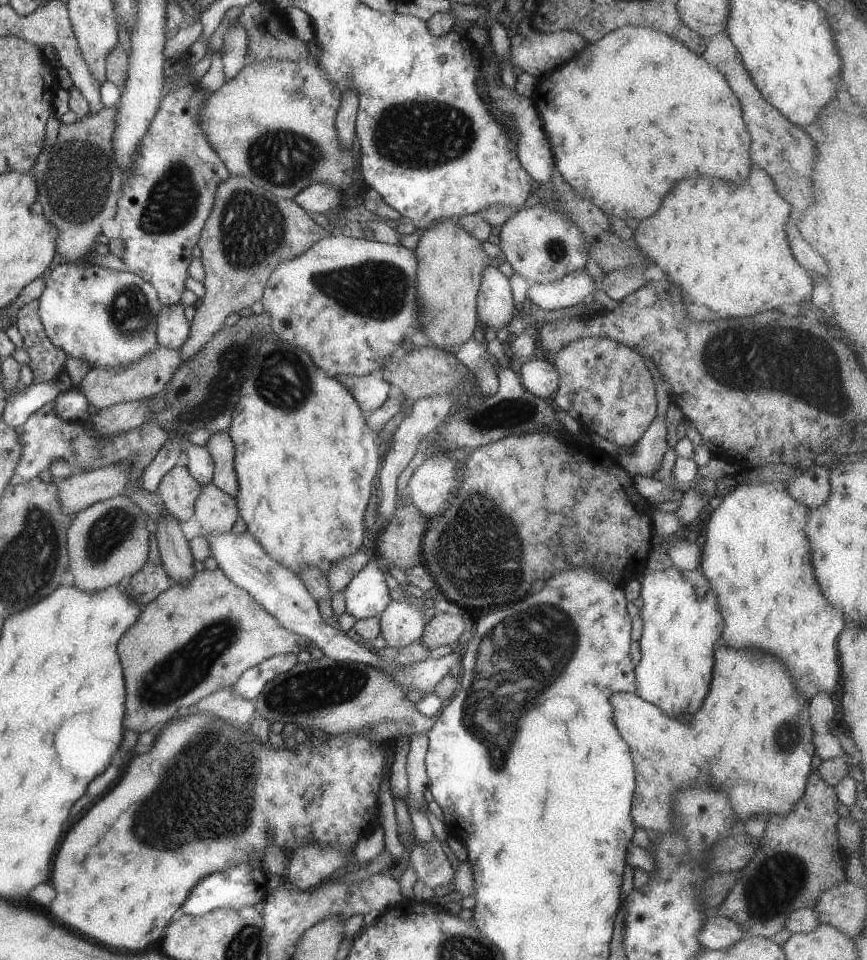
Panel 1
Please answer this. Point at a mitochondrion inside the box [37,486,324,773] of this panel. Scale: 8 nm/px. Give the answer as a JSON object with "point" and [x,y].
{"point":[183,670]}

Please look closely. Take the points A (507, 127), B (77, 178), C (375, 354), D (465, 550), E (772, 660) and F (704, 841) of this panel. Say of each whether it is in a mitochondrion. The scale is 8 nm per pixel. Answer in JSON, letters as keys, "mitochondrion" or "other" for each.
{"A":"other","B":"mitochondrion","C":"other","D":"mitochondrion","E":"other","F":"other"}

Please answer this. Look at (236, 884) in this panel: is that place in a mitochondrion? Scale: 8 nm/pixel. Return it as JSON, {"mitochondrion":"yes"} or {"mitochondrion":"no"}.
{"mitochondrion":"no"}

